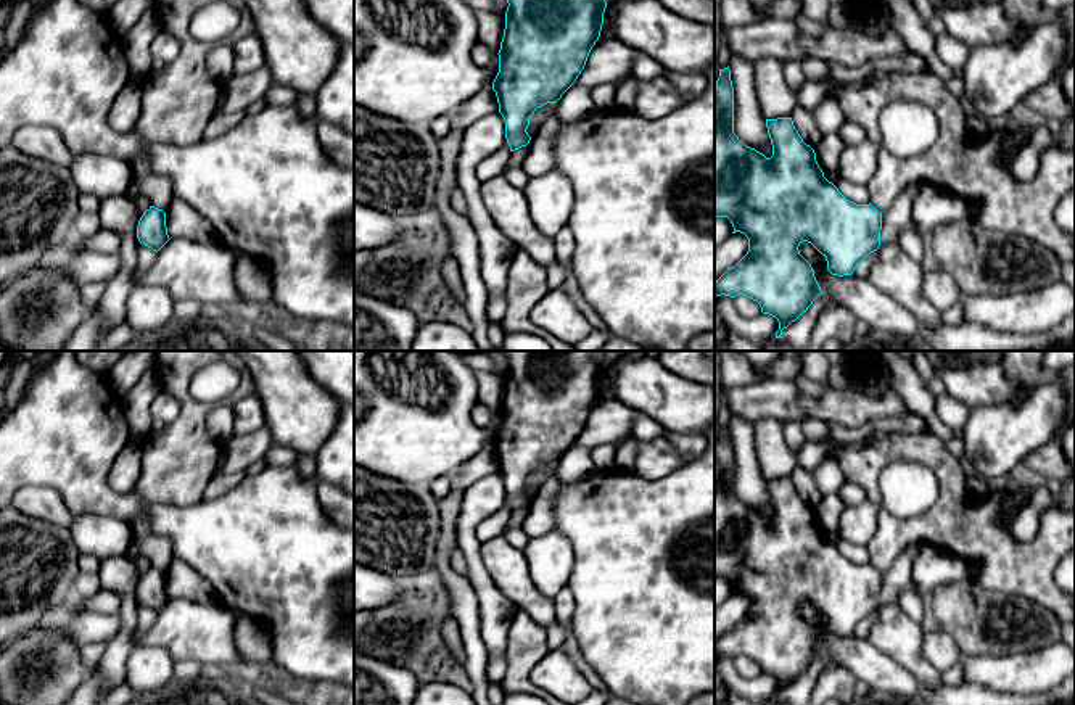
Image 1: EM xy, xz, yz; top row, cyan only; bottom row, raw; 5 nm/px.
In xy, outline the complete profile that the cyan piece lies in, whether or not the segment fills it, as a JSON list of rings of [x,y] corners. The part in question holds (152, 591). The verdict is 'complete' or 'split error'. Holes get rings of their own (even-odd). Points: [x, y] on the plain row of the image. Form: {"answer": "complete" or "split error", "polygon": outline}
{"answer": "complete", "polygon": [[[150,567],[138,581],[137,599],[142,605],[158,613],[171,600],[166,588],[166,573]]]}

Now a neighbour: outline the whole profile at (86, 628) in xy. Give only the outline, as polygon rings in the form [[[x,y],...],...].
[[[82,602],[82,607],[64,631],[79,649],[93,642],[109,644],[121,631],[121,620],[119,615],[93,613]]]

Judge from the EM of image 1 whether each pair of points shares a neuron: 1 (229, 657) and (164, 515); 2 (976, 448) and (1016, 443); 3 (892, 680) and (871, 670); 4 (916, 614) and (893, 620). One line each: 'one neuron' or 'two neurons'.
1: two neurons
2: one neuron
3: one neuron
4: two neurons

